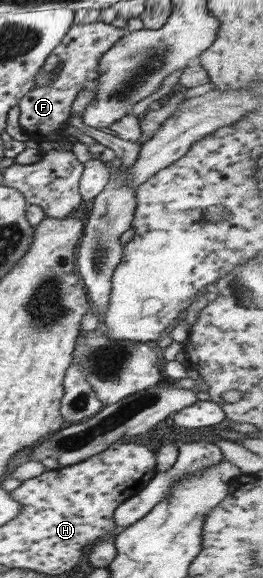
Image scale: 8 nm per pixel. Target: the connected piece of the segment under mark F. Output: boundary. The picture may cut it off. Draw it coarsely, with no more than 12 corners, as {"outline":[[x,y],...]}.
{"outline":[[72,25],[39,70],[55,72],[17,102],[34,142],[62,142],[79,90],[95,93],[98,61],[128,33]]}

